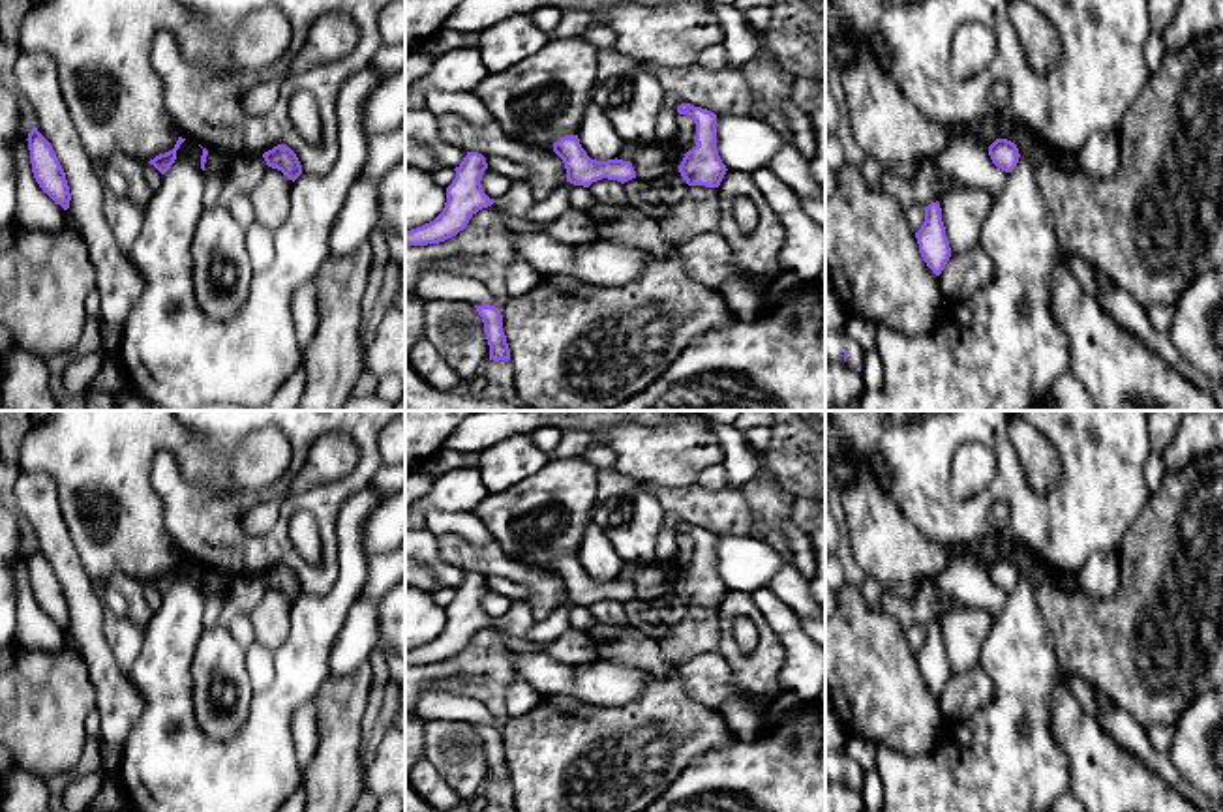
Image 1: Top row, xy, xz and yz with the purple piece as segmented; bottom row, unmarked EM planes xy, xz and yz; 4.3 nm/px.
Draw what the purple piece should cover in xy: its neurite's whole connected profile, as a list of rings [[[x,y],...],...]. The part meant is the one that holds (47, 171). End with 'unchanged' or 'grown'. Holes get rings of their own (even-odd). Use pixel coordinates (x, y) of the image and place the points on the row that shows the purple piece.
[[[34,126],[28,133],[28,150],[32,173],[39,188],[64,210],[69,208],[71,193],[66,173],[51,146],[51,143]]]; unchanged

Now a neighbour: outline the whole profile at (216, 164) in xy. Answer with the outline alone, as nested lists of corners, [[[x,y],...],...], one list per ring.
[[[208,150],[204,173],[206,176],[221,176],[233,163],[233,156],[225,152]]]

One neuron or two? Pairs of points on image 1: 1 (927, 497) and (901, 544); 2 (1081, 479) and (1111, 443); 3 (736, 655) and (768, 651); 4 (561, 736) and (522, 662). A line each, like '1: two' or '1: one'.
1: two
2: one
3: one
4: two

